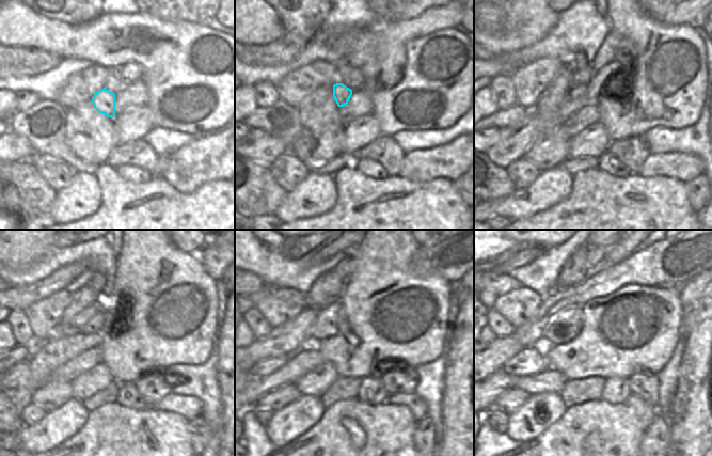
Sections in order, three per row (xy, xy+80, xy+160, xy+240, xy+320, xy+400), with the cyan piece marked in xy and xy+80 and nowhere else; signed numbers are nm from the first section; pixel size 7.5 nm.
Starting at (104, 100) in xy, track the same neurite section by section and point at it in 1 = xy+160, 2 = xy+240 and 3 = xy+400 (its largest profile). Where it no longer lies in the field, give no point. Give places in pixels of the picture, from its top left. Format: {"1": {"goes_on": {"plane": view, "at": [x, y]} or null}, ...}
{"1": {"goes_on": {"plane": "xy+160", "at": [575, 92]}}, "2": {"goes_on": {"plane": "xy+240", "at": [101, 318]}}, "3": {"goes_on": {"plane": "xy+400", "at": [564, 326]}}}

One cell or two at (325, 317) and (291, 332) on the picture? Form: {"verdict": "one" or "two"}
{"verdict": "two"}

